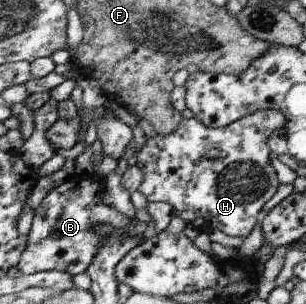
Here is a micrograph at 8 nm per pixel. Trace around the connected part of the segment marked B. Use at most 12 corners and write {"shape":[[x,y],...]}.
{"shape":[[73,173],[34,210],[16,268],[81,274],[105,225],[146,223],[103,204],[104,179]]}

